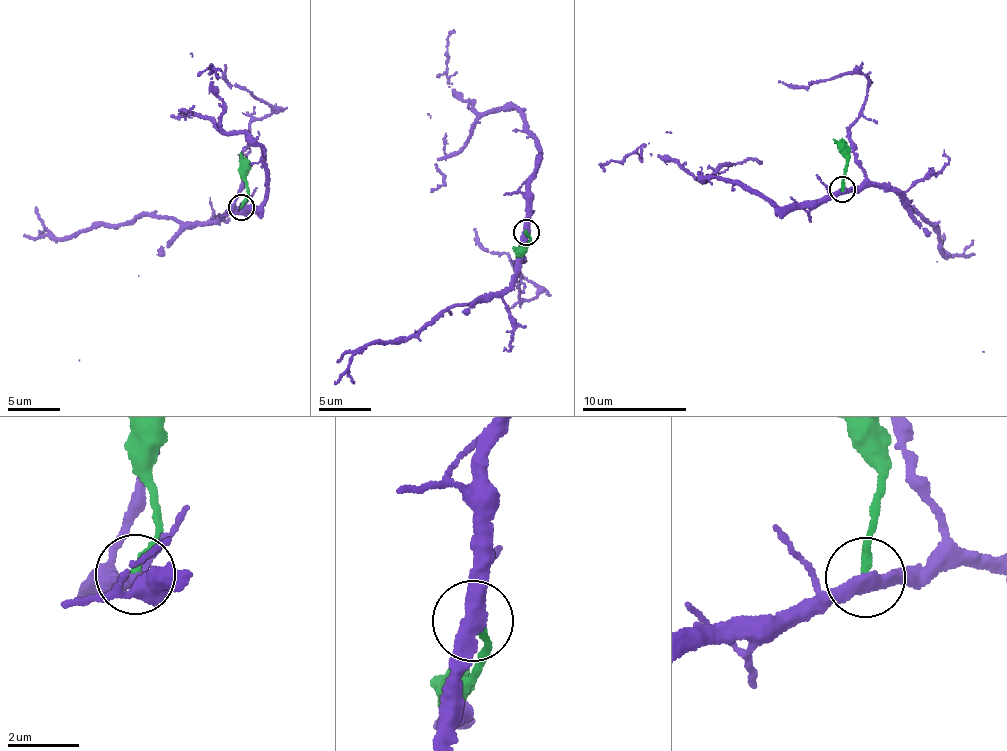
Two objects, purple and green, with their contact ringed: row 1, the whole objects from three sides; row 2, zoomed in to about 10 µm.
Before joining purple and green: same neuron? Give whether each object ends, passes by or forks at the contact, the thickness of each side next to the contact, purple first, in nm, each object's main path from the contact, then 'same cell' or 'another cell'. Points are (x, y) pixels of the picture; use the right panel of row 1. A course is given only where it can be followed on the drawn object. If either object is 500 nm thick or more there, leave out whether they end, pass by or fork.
purple passes by; green ends; calibres 400 and 240 nm; course purple (842, 190), (782, 208), (732, 183), (700, 181), (682, 164), (650, 156), (645, 146), (611, 159), (604, 171); course green (842, 190), (846, 173), (845, 146), (833, 139); another cell

